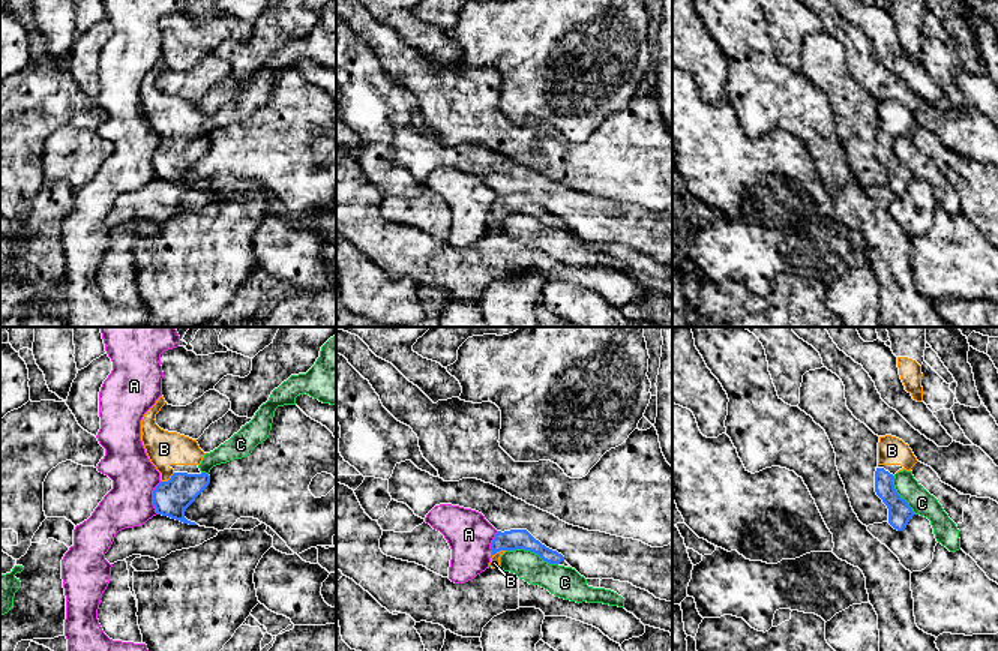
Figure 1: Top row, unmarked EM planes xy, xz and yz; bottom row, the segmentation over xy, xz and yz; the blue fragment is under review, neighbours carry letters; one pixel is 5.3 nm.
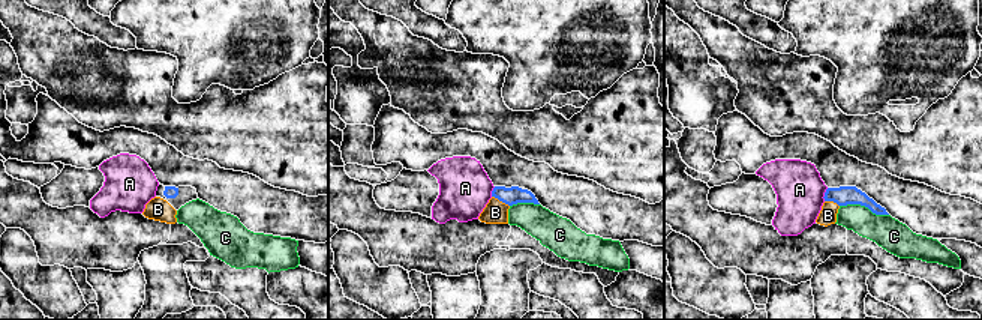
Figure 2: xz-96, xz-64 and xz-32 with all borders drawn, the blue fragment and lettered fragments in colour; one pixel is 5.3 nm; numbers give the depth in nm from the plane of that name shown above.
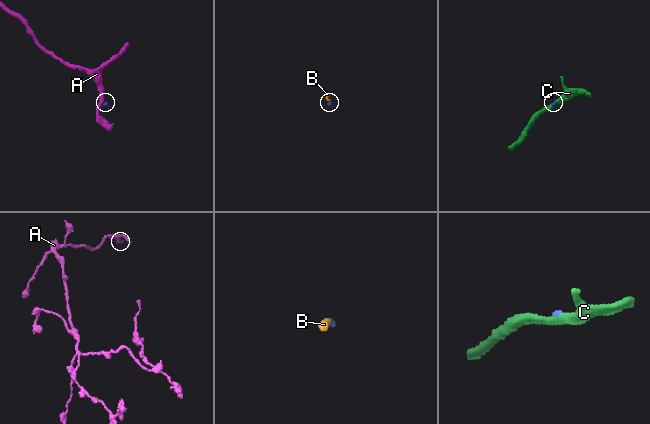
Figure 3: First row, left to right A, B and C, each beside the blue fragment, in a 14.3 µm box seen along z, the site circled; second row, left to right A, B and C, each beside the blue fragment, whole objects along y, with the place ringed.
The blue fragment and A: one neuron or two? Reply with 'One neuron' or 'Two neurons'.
Two neurons

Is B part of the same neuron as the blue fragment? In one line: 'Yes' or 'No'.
Yes

